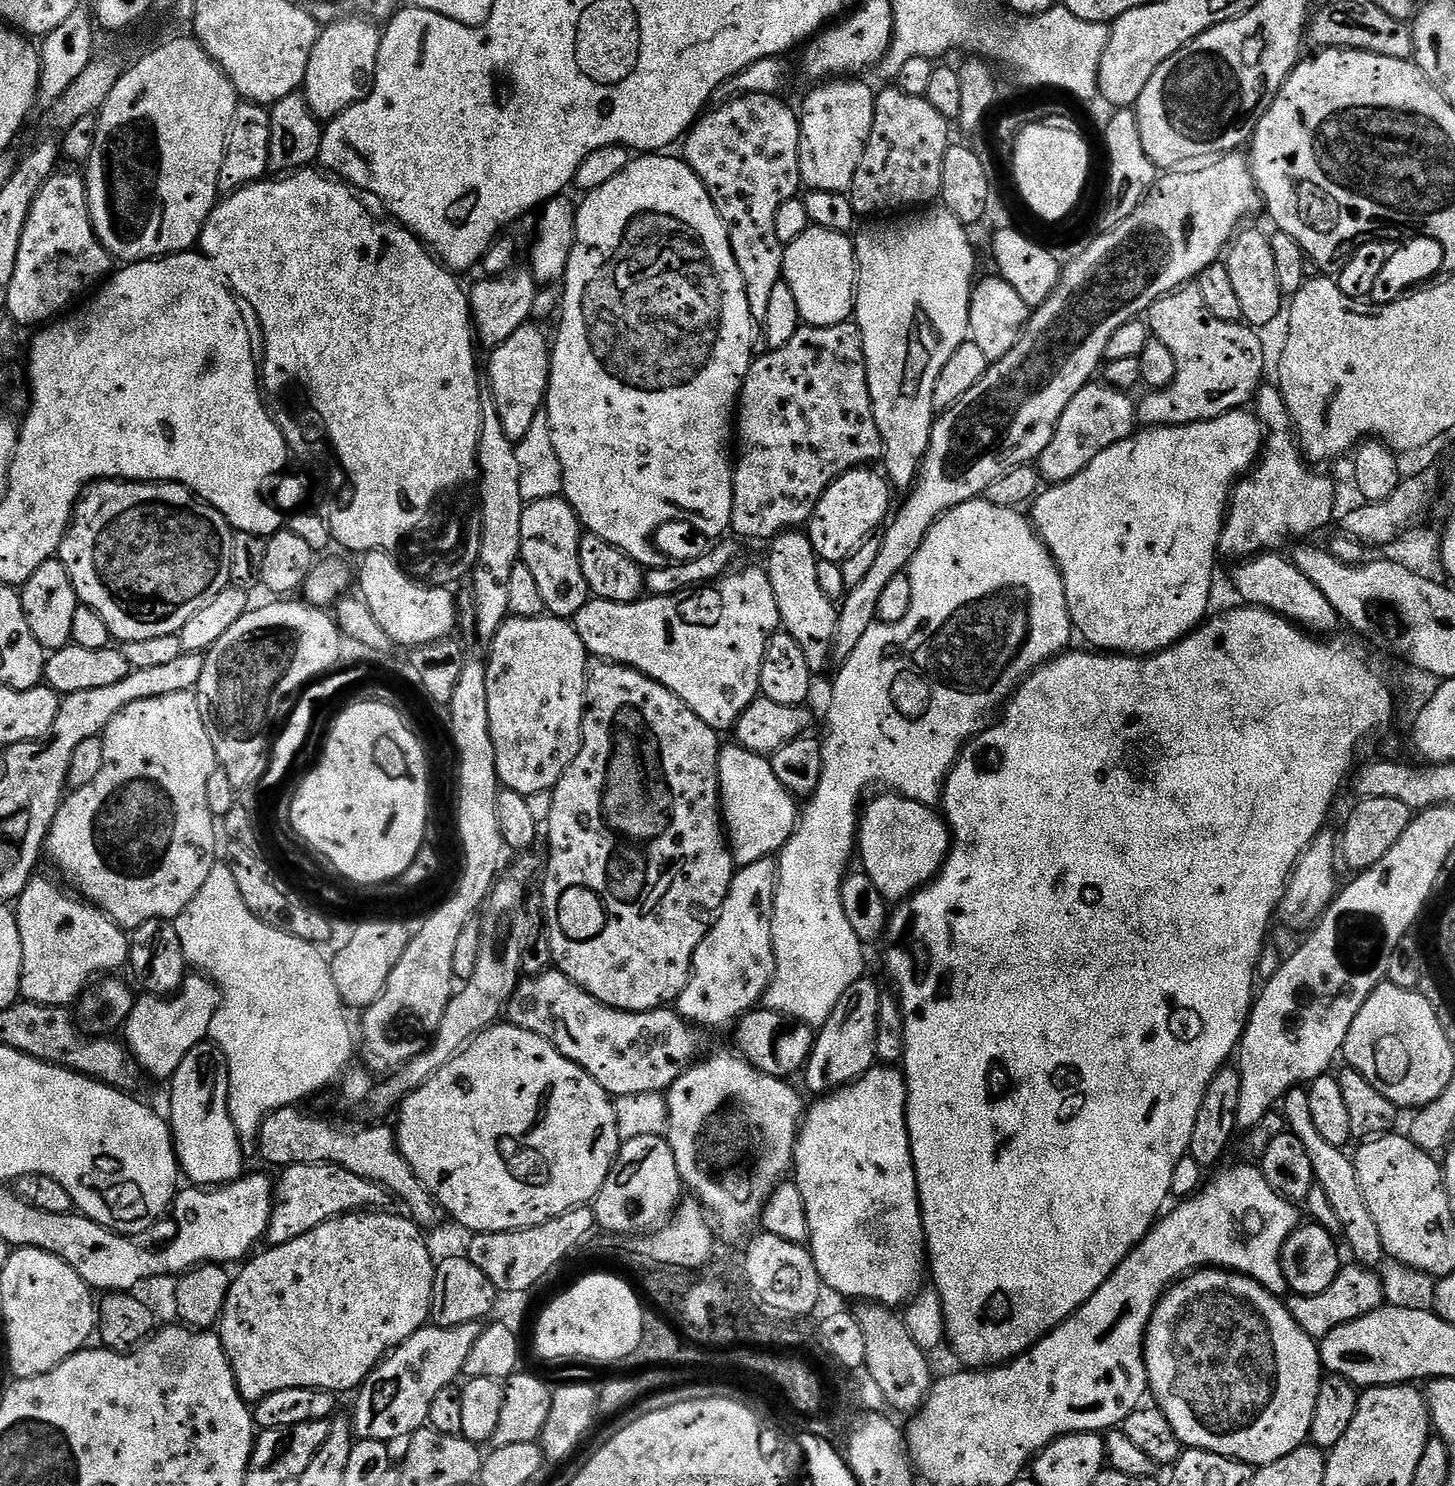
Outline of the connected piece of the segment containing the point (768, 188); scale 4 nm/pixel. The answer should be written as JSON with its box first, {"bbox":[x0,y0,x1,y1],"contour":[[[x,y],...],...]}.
{"bbox":[682,95,801,322],"contour":[[[741,95],[740,100],[724,104],[717,112],[709,111],[701,115],[692,125],[683,141],[682,159],[699,178],[714,202],[718,214],[728,231],[730,246],[734,250],[734,262],[742,270],[742,282],[746,286],[746,298],[750,302],[750,314],[753,321],[762,322],[766,318],[766,309],[774,286],[782,283],[784,275],[784,250],[774,230],[774,218],[787,200],[797,199],[801,191],[800,179],[800,121],[797,109],[783,104],[779,95],[754,96]]]}

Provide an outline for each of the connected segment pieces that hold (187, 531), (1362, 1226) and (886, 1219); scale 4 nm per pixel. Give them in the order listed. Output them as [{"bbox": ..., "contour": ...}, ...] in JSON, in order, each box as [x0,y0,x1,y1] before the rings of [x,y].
[{"bbox":[58,480,234,644],"contour":[[[102,480],[91,485],[80,497],[76,510],[72,513],[72,523],[68,525],[64,541],[60,543],[58,559],[66,566],[66,574],[70,574],[70,582],[76,591],[77,601],[83,607],[94,610],[94,614],[98,614],[98,618],[102,618],[102,622],[106,622],[113,641],[124,644],[146,642],[147,639],[166,638],[179,634],[182,626],[186,626],[186,622],[190,622],[190,618],[194,618],[194,614],[198,614],[198,610],[210,606],[210,602],[214,602],[214,598],[218,598],[218,594],[222,594],[222,590],[232,584],[230,558],[232,557],[233,535],[234,529],[228,525],[226,518],[222,518],[222,514],[218,514],[218,510],[205,504],[203,500],[197,498],[180,484]]]},{"bbox":[1282,1086,1385,1266],"contour":[[[1297,1086],[1285,1094],[1282,1101],[1282,1115],[1286,1121],[1287,1131],[1293,1132],[1306,1146],[1306,1154],[1310,1154],[1310,1164],[1314,1166],[1316,1183],[1326,1190],[1326,1199],[1330,1202],[1334,1214],[1338,1214],[1338,1222],[1342,1222],[1340,1236],[1352,1247],[1355,1263],[1365,1266],[1376,1266],[1379,1260],[1385,1259],[1382,1238],[1378,1234],[1378,1226],[1370,1210],[1366,1206],[1366,1198],[1362,1198],[1362,1186],[1358,1186],[1356,1161],[1345,1149],[1330,1146],[1322,1134],[1314,1126],[1314,1117],[1310,1114],[1310,1098],[1307,1087]]]},{"bbox":[794,1066,926,1306],"contour":[[[874,1066],[865,1076],[845,1088],[837,1088],[813,1099],[800,1121],[800,1135],[796,1137],[796,1159],[794,1161],[794,1182],[802,1194],[806,1210],[806,1222],[810,1222],[808,1244],[817,1266],[823,1287],[833,1288],[840,1296],[853,1296],[856,1302],[871,1302],[889,1306],[904,1306],[917,1295],[920,1283],[926,1280],[926,1245],[924,1243],[924,1216],[920,1212],[920,1195],[916,1185],[916,1171],[912,1161],[912,1144],[908,1141],[908,1081],[903,1071],[896,1066]]]}]

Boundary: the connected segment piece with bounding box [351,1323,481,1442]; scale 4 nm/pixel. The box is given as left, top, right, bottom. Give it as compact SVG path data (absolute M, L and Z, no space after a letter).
M479 1323L453 1328L425 1326L406 1338L406 1342L391 1349L357 1391L351 1417L355 1439L403 1441L419 1428L425 1427L428 1424L430 1402L434 1402L443 1388L461 1379L466 1357L470 1355L470 1346L474 1346L480 1329Z

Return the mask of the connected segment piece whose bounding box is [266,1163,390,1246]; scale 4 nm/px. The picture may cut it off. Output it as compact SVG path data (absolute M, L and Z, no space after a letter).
M290 1164L274 1184L274 1200L272 1217L266 1237L269 1245L275 1246L294 1242L294 1238L302 1238L310 1230L314 1230L322 1222L333 1220L335 1216L347 1216L350 1212L376 1210L390 1200L389 1193L380 1184L362 1178L358 1174L350 1174L337 1164Z

